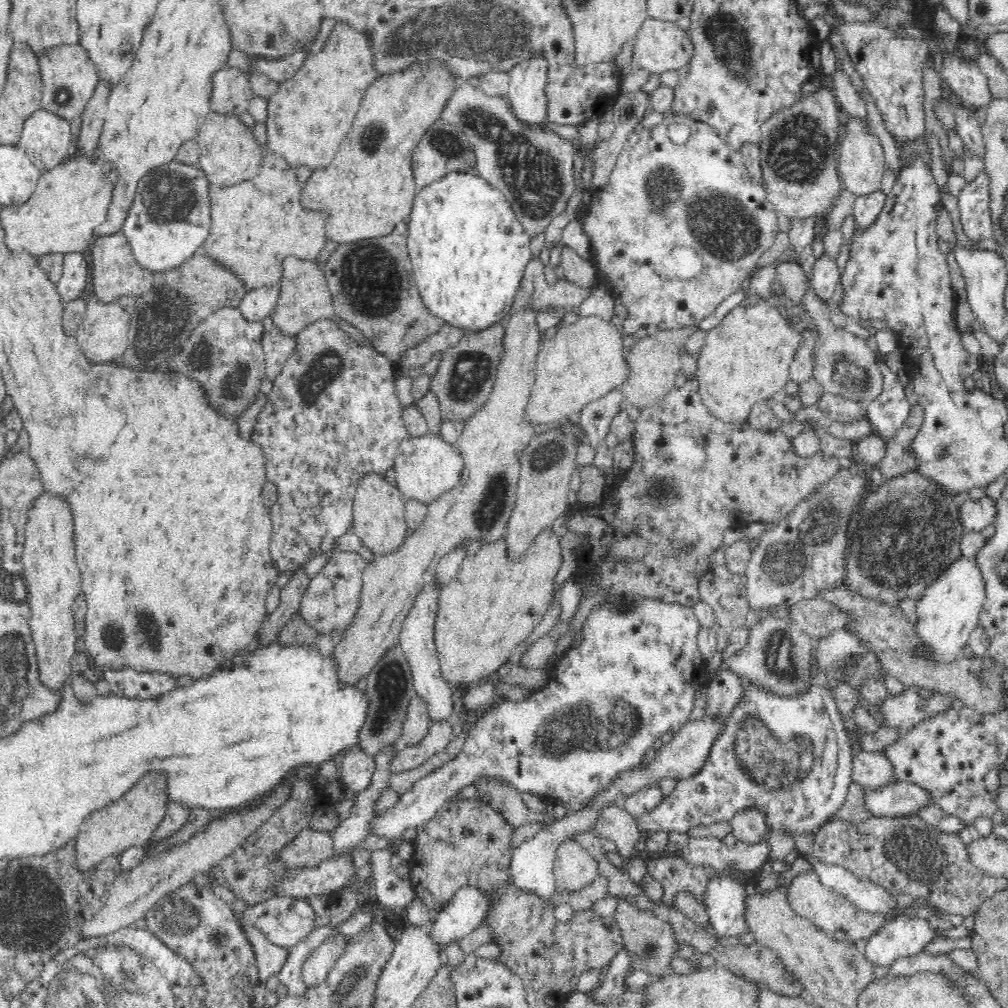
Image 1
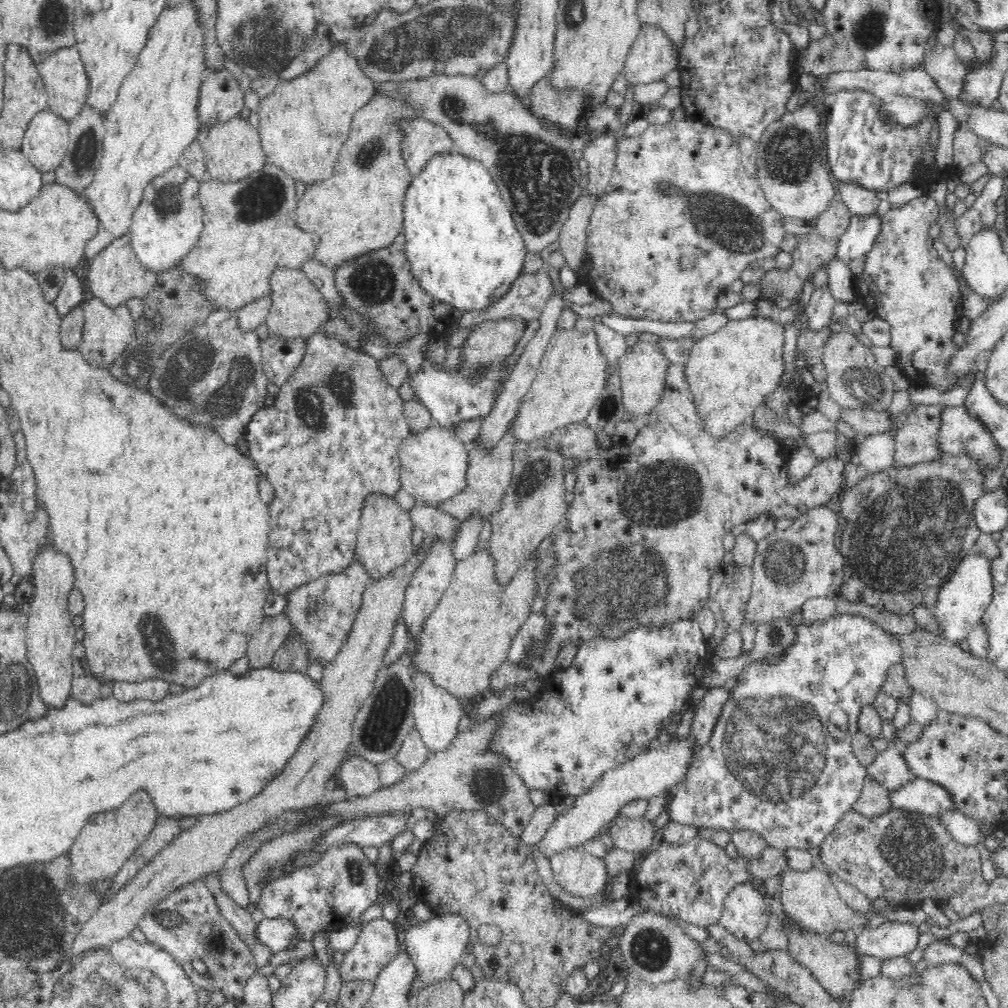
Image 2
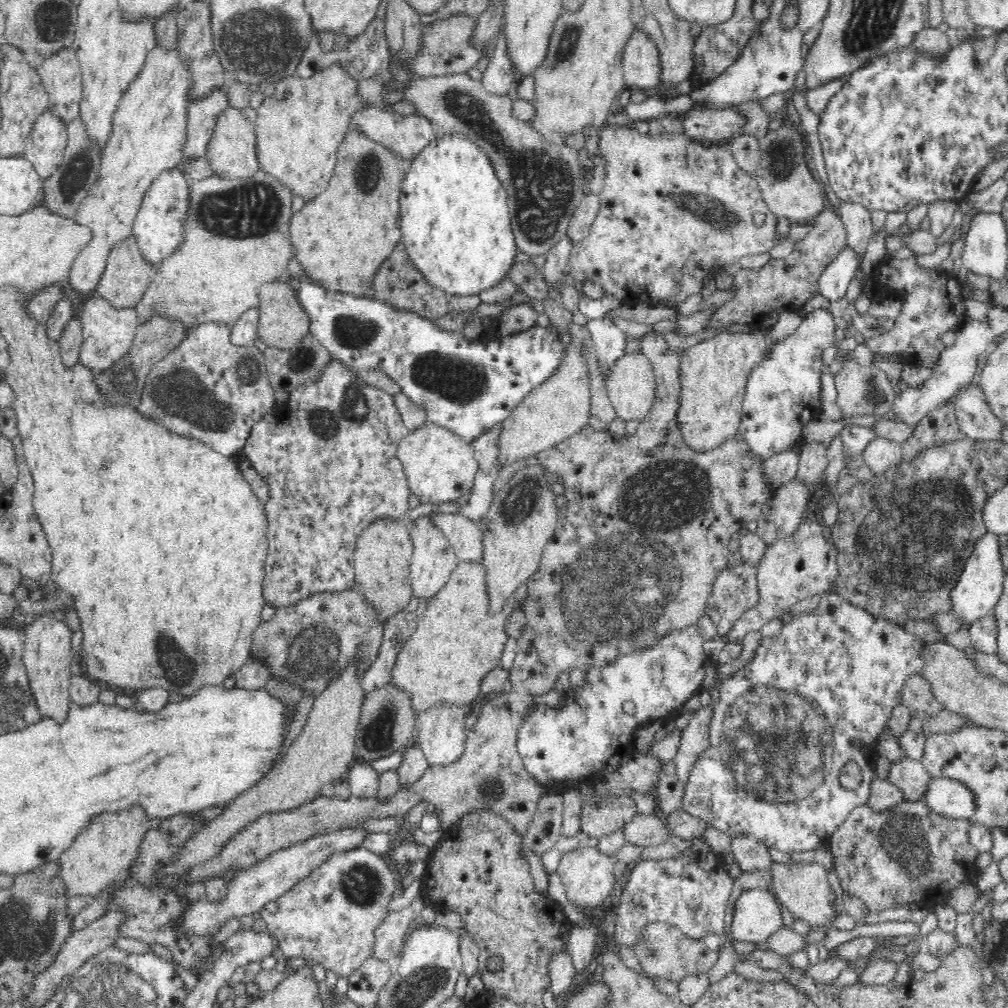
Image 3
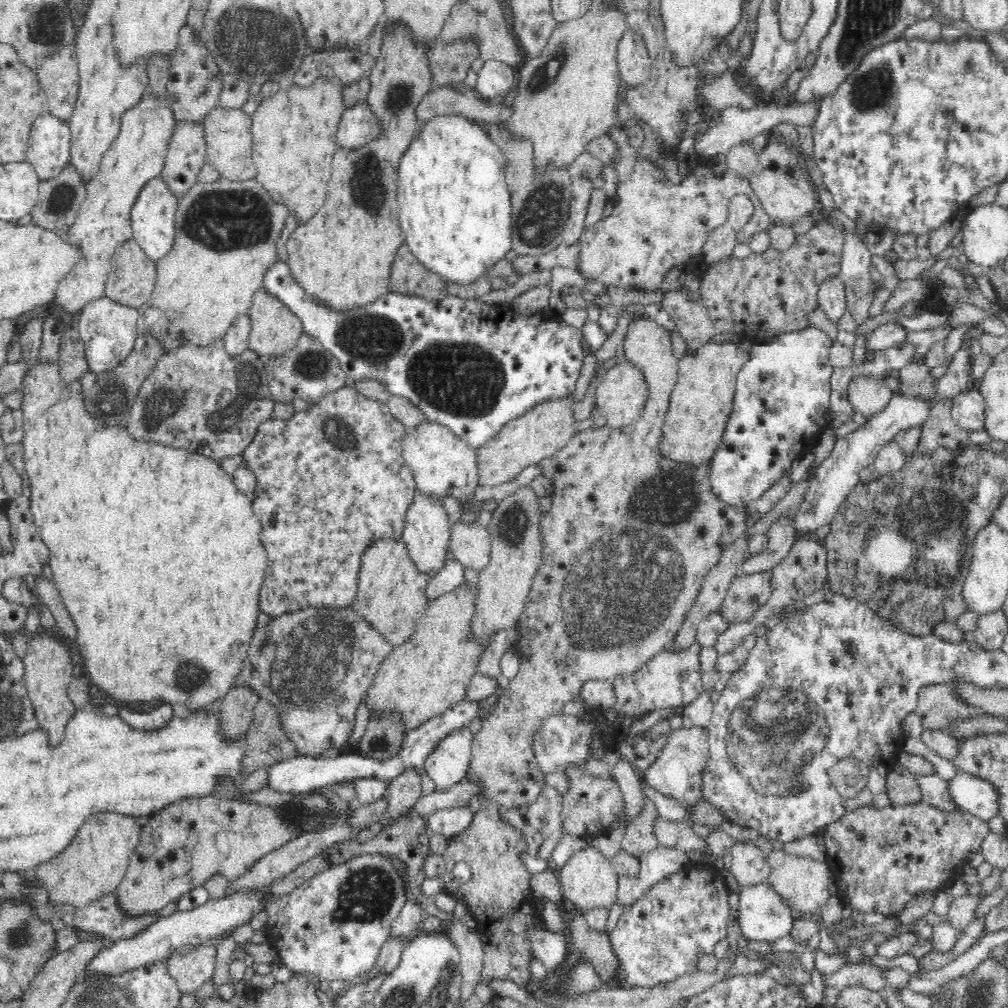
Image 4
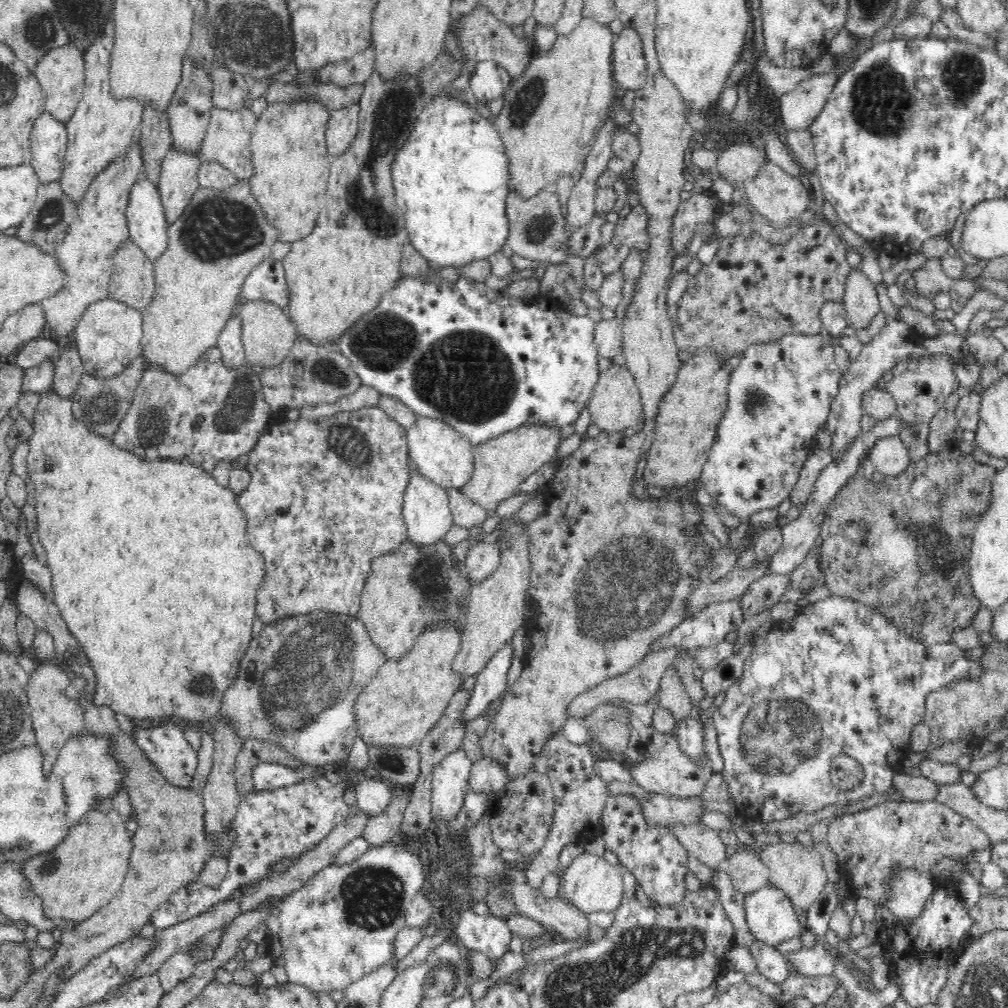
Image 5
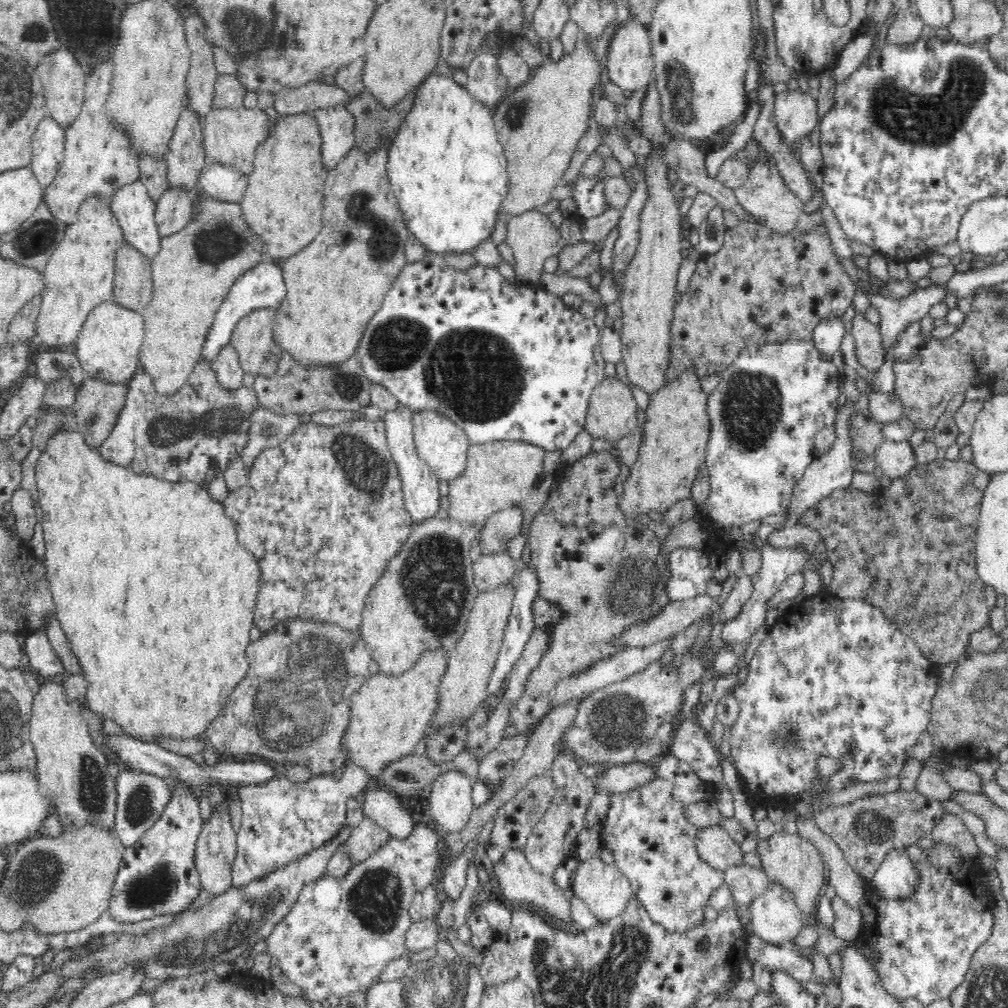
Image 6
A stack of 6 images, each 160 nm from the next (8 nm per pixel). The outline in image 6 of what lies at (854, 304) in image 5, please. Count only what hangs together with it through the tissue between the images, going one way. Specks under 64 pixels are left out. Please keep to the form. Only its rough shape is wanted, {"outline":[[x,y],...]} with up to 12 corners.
{"outline":[[854,307],[851,333],[858,359],[870,371],[884,363],[879,325]]}

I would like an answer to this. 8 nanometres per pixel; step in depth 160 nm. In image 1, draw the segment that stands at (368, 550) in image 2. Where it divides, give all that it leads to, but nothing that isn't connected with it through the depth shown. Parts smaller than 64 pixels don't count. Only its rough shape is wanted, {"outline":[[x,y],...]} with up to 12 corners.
{"outline":[[380,473],[364,474],[351,529],[377,556],[407,537],[407,498]]}

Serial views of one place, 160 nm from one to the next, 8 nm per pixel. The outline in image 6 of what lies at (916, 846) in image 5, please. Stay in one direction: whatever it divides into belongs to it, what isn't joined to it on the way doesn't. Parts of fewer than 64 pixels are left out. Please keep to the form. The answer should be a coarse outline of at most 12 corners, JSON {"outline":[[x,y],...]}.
{"outline":[[901,788],[815,811],[863,880],[950,814]]}

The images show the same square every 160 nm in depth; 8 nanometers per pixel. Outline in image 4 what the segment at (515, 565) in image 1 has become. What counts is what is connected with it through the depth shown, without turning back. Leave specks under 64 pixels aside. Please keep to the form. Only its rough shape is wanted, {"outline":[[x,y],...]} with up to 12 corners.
{"outline":[[478,587],[428,600],[382,662],[370,712],[406,730],[467,700],[491,634]]}

